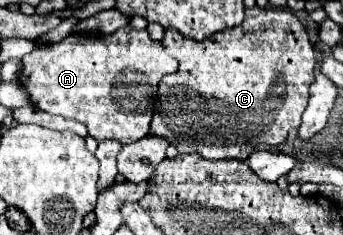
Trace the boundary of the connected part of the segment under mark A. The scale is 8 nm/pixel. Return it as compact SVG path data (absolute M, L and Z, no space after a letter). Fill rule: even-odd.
M131 27L117 29L111 35L67 35L59 43L33 49L21 61L23 71L19 81L23 87L27 83L25 89L37 109L83 123L97 141L117 139L121 143L133 143L147 135L157 85L163 75L177 71L177 59L165 53L161 41L153 41L145 29Z

